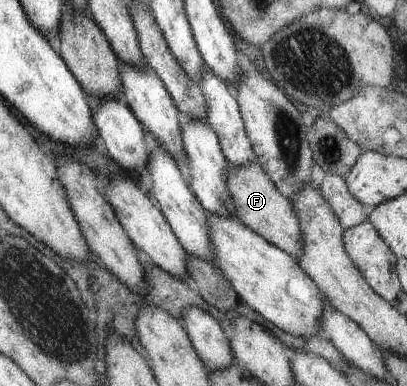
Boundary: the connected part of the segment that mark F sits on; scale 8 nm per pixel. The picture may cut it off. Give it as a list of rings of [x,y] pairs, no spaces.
[[[251,162],[245,167],[228,165],[226,170],[228,171],[226,186],[230,198],[233,200],[235,218],[265,239],[266,242],[282,249],[291,257],[300,256],[302,237],[298,217],[290,201],[275,189],[263,168],[259,164]]]

